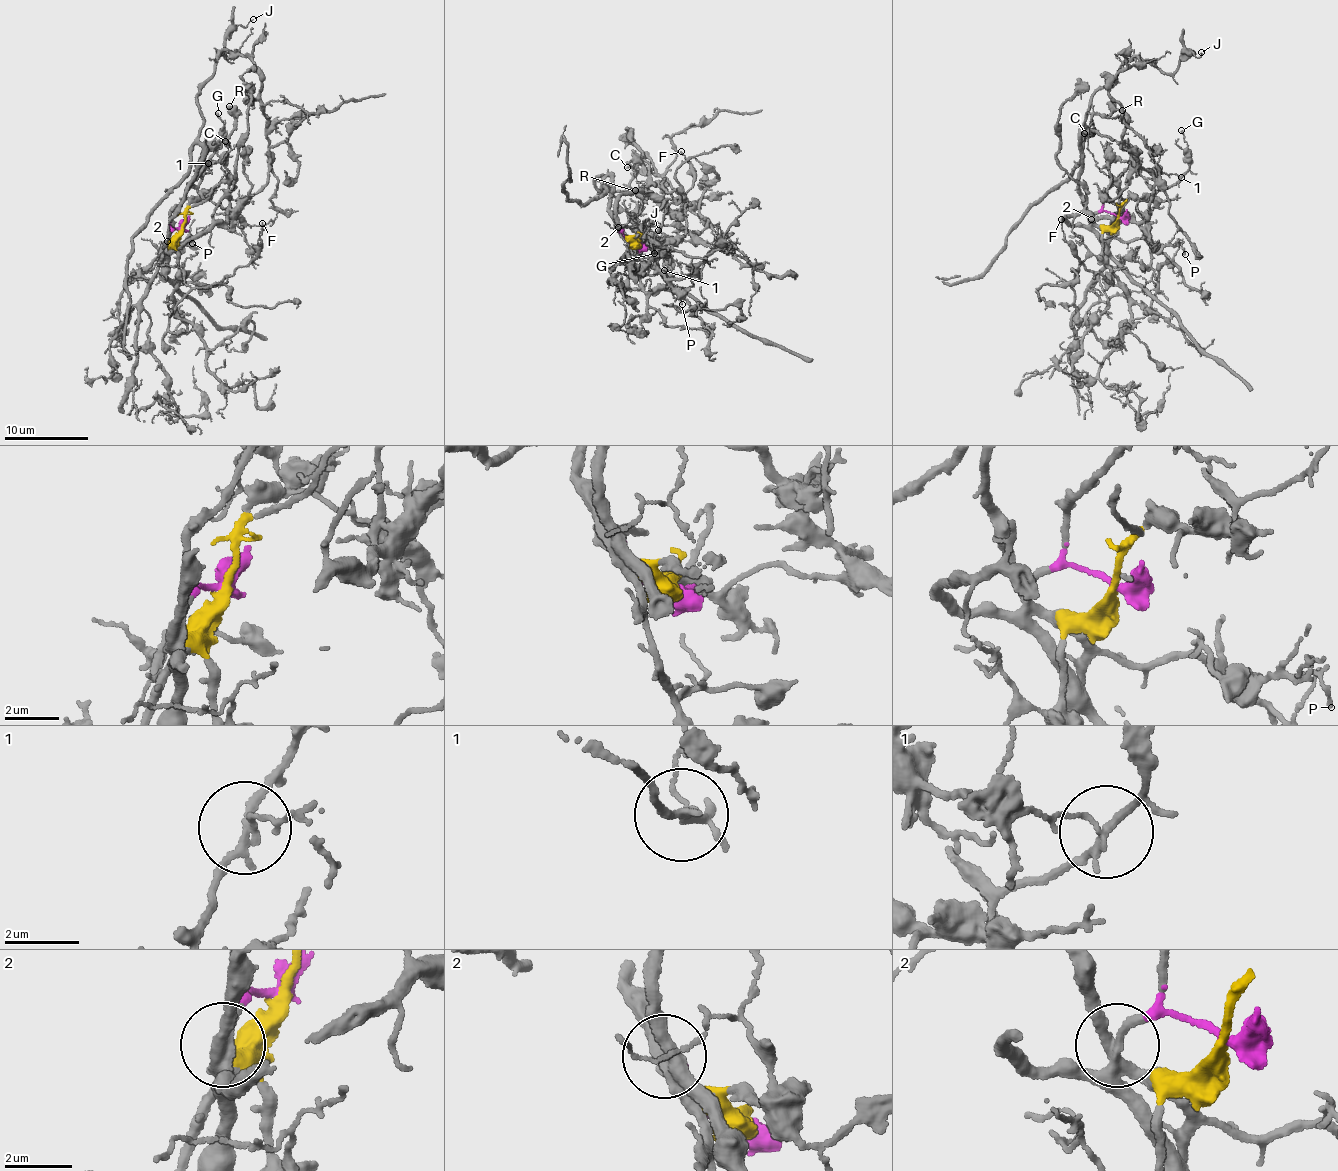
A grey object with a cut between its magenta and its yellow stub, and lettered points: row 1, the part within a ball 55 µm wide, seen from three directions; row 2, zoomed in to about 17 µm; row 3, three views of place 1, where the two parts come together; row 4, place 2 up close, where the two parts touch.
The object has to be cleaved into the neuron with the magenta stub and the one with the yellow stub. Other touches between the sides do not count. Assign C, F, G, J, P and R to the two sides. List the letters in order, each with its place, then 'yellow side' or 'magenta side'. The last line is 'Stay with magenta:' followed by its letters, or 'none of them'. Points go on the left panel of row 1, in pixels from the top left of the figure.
C: (225, 141) | yellow side
F: (262, 223) | yellow side
G: (218, 113) | yellow side
J: (253, 19) | yellow side
P: (192, 243) | yellow side
R: (229, 106) | magenta side
Stay with magenta: R

